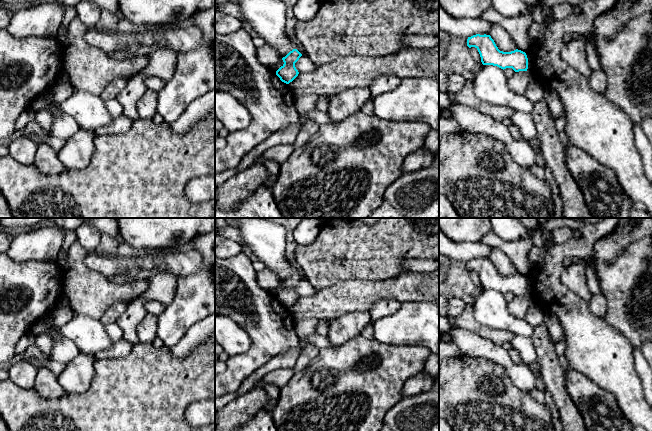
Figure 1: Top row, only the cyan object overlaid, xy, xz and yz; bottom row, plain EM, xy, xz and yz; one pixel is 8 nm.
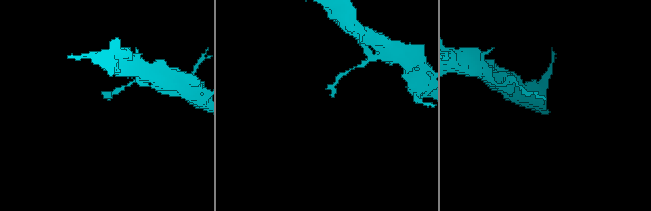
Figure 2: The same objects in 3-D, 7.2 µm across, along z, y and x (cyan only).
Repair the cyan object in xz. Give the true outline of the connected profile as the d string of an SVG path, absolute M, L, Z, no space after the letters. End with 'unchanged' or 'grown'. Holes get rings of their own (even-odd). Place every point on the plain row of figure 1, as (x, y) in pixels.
M293 273L285 281L282 282L284 288L276 295L276 299L286 308L292 306L299 298L295 291L295 287L299 284L302 278Z; unchanged

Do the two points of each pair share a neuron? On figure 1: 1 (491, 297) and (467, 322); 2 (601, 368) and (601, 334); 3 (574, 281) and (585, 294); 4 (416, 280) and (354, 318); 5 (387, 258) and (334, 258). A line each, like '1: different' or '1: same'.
1: different
2: same
3: same
4: different
5: same

